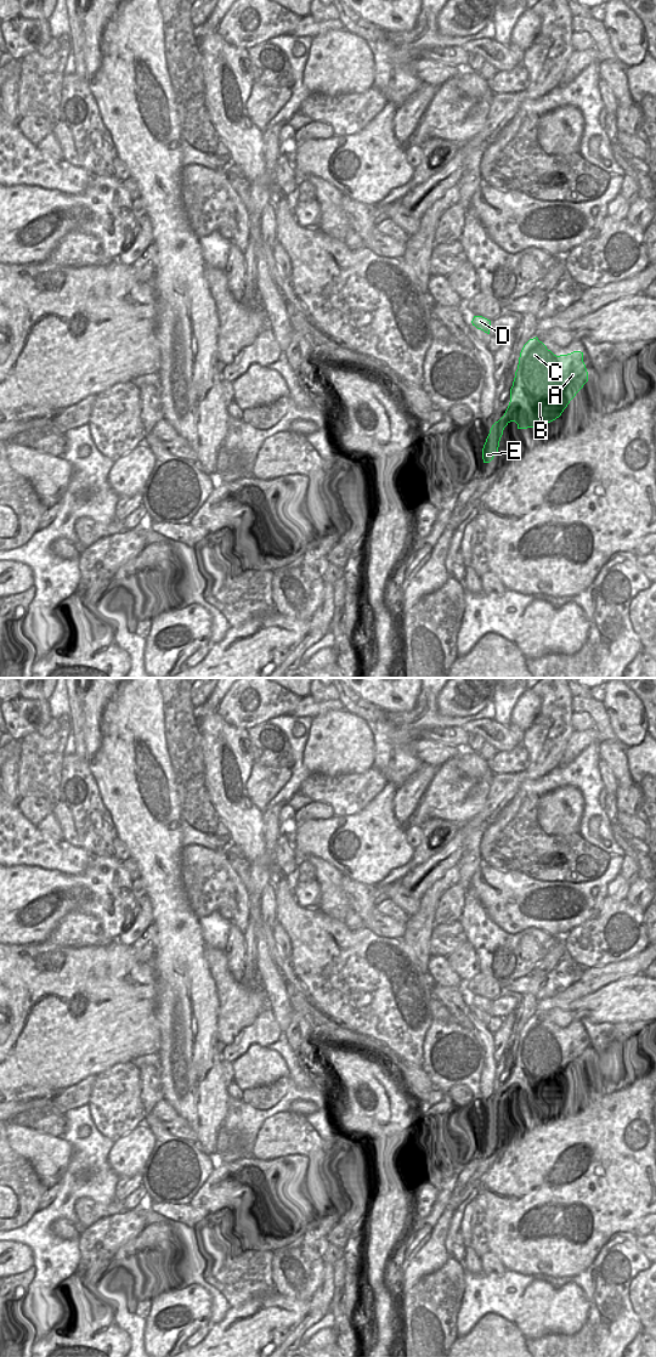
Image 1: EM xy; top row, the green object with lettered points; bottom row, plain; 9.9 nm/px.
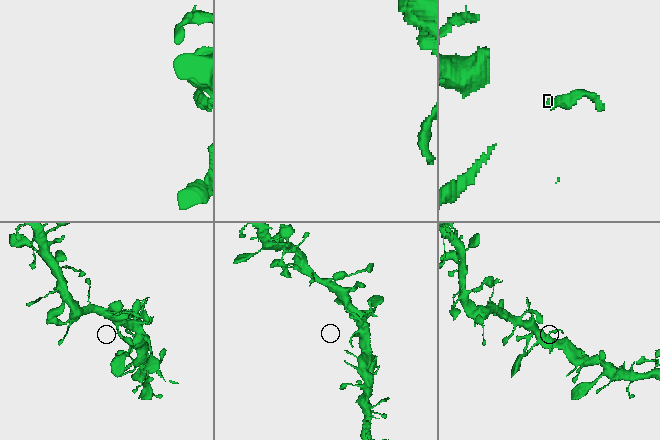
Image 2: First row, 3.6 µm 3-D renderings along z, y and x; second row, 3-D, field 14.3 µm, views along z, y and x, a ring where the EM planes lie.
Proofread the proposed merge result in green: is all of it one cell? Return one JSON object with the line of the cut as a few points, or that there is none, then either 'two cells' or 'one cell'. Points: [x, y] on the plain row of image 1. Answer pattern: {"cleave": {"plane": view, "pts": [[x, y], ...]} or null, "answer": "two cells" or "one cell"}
{"cleave": null, "answer": "one cell"}

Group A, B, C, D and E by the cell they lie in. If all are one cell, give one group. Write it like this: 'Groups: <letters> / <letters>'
Groups: A B C D E

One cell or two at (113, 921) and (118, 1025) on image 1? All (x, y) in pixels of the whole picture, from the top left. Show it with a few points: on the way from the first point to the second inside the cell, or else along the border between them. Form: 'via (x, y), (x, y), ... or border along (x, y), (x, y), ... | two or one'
border along (116, 938), (113, 940) | two

